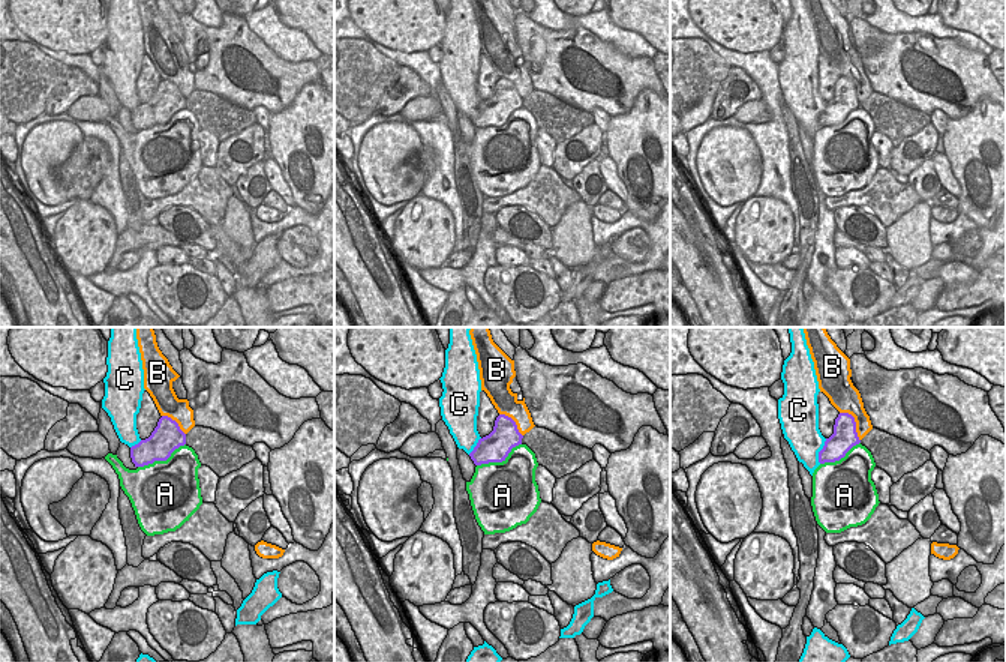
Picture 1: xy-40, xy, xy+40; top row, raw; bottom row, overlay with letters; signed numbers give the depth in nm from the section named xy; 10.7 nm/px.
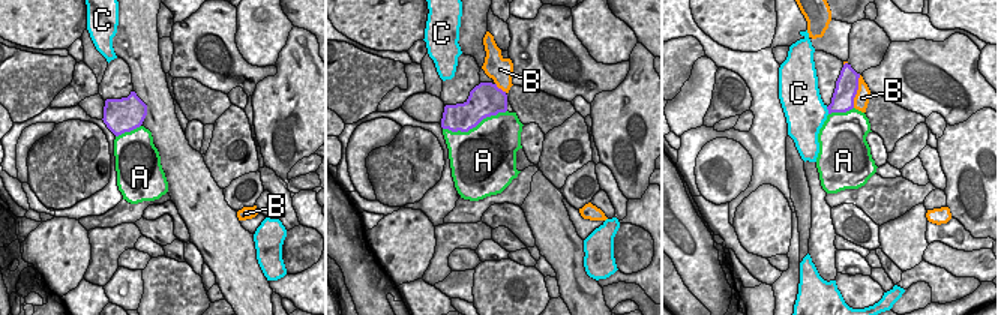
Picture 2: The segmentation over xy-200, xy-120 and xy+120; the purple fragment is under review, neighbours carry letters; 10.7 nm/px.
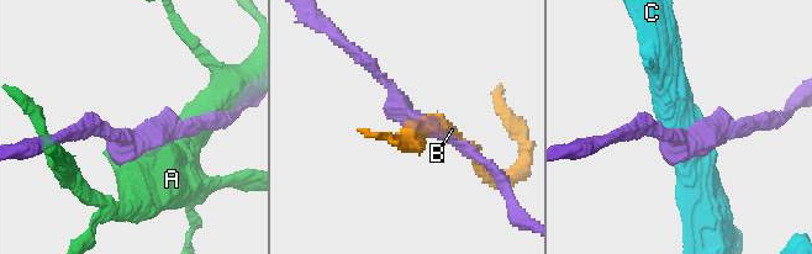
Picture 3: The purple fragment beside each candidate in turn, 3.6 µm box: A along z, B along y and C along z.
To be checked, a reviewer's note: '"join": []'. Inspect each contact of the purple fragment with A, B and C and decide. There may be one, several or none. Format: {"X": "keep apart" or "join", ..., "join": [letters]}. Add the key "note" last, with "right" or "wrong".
{"A": "keep apart", "B": "keep apart", "C": "keep apart", "join": [], "note": "right"}

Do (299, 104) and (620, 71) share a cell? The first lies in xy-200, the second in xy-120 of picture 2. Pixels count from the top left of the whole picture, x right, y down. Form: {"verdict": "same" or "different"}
{"verdict": "different"}

